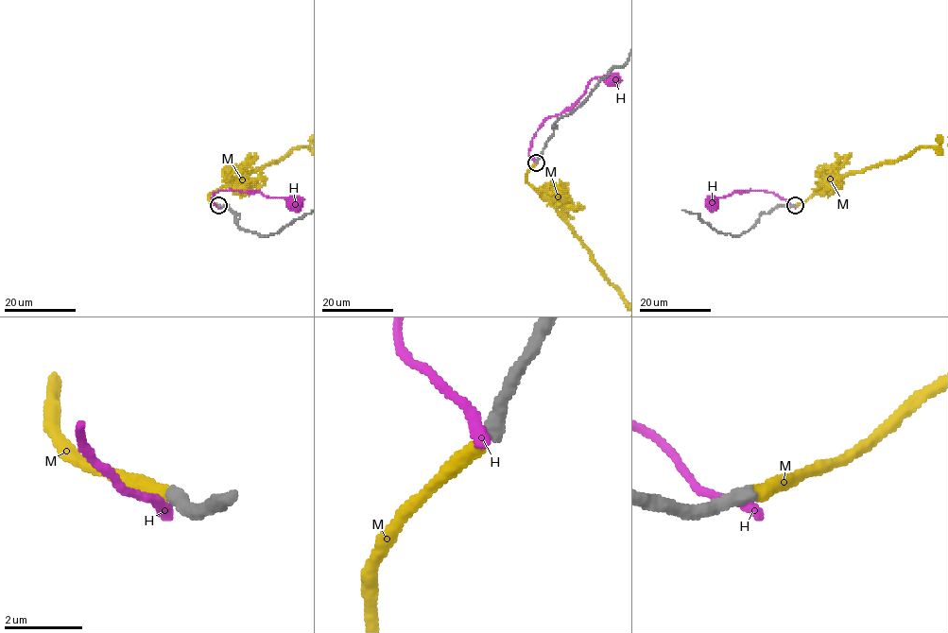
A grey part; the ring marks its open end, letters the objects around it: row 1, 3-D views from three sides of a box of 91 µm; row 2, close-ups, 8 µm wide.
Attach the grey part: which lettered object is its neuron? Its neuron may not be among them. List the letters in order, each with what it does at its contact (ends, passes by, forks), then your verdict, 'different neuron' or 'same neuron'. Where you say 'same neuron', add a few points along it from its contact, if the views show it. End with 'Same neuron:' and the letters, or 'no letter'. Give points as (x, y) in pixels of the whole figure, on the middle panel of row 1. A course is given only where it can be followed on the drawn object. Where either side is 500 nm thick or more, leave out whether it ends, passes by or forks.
H: it ends | different neuron
M: it ends | same neuron
Same neuron: M

